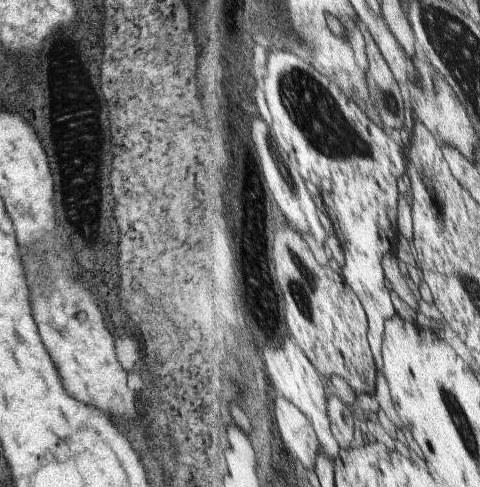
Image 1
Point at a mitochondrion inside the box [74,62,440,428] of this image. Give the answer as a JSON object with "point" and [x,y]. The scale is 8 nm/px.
{"point":[312,107]}

